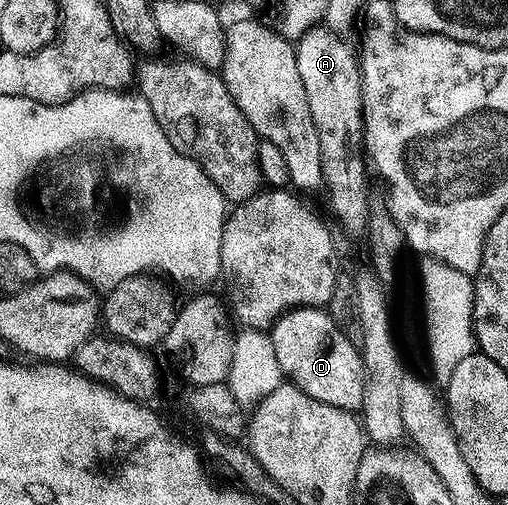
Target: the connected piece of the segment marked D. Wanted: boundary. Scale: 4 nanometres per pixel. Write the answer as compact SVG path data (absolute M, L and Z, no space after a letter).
M297 307L287 310L270 328L274 357L278 357L281 372L297 387L301 387L310 397L318 401L326 401L326 405L334 405L343 411L359 412L364 405L364 362L357 344L351 343L334 325L327 310L319 307Z

